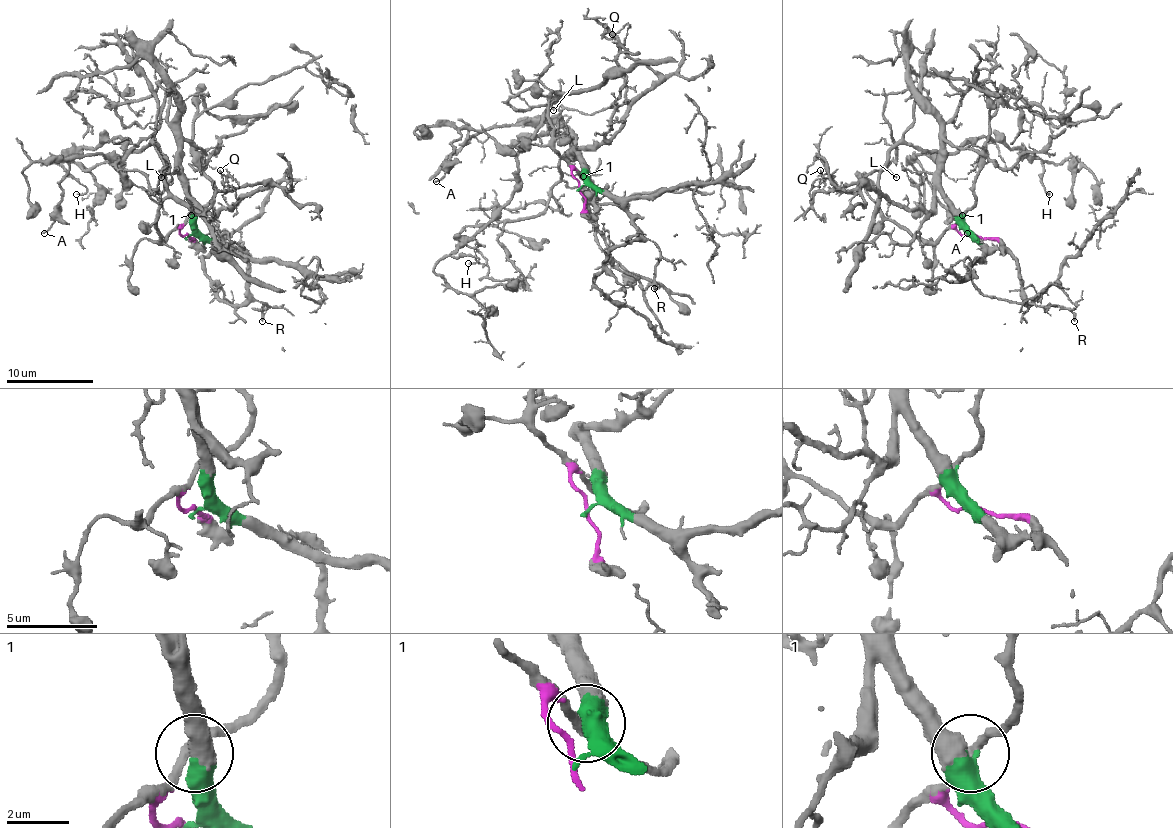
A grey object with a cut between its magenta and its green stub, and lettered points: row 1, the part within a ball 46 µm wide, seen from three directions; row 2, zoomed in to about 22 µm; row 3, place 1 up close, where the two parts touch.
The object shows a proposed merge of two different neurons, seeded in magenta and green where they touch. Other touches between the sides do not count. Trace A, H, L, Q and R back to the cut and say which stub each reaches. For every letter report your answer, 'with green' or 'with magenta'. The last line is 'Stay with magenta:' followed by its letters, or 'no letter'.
A: with magenta
H: with magenta
L: with magenta
Q: with green
R: with green
Stay with magenta: A, H, L

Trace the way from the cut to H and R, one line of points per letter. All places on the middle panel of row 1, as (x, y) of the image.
H: (579, 188), (553, 146), (550, 94), (559, 92), (518, 155), (511, 199), (448, 255), (479, 259), (468, 264)
R: (579, 188), (596, 186), (605, 190), (640, 229), (640, 233), (653, 242), (659, 251), (655, 288)

